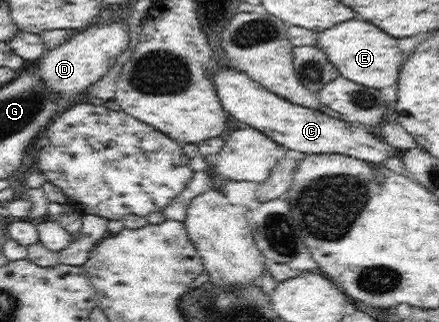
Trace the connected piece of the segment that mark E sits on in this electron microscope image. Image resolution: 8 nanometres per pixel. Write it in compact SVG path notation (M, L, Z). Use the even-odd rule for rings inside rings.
M348 20L344 24L334 24L319 32L317 38L317 45L325 52L328 60L337 68L340 75L378 90L398 84L400 68L404 64L404 54L400 52L396 44L398 42L392 36L368 24L366 20Z

